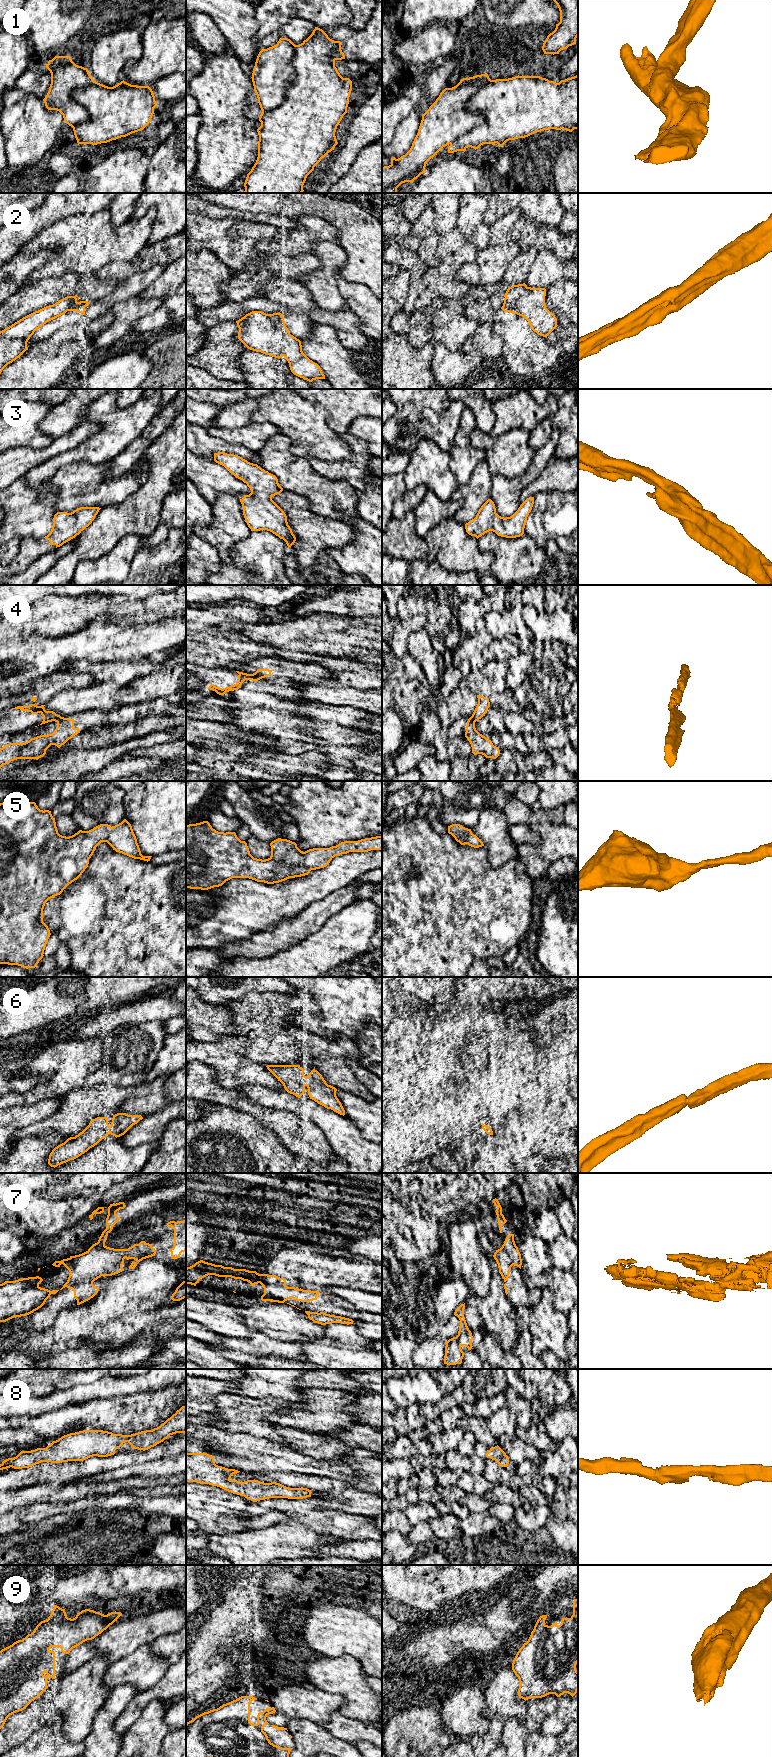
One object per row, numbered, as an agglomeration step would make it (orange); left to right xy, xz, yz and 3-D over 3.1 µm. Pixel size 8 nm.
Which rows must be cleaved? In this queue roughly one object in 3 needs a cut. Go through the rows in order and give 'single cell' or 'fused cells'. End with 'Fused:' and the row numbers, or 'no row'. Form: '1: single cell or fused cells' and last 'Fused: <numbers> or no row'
1: single cell
2: single cell
3: single cell
4: fused cells
5: single cell
6: single cell
7: fused cells
8: single cell
9: single cell
Fused: 4, 7

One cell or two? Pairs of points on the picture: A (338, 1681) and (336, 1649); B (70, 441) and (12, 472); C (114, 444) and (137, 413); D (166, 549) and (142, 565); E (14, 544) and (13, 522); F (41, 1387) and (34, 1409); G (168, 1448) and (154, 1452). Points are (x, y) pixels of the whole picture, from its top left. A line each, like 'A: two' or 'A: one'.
A: two
B: one
C: one
D: one
E: two
F: two
G: one

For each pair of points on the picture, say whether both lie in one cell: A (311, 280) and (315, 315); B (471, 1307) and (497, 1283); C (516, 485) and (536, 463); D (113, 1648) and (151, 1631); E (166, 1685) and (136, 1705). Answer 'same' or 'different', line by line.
A: different
B: same
C: same
D: same
E: same

